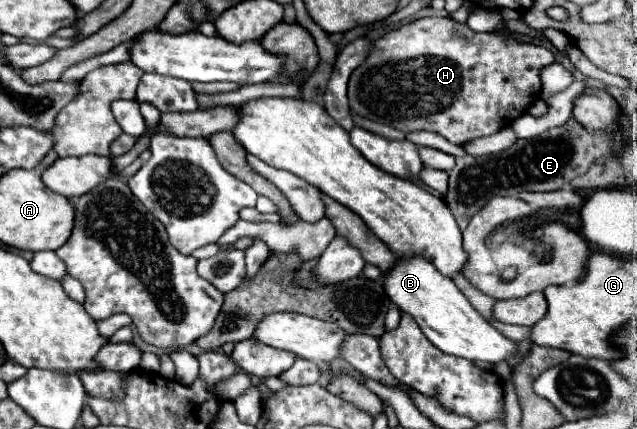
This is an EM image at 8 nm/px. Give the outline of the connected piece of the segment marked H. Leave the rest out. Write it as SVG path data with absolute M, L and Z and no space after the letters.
M449 16L447 18L419 18L419 20L413 20L405 26L399 26L397 30L389 30L387 34L383 34L381 38L377 38L373 42L373 48L371 52L367 54L365 62L361 66L357 66L349 78L349 108L353 114L361 116L361 118L367 118L367 120L375 120L375 122L383 122L383 124L389 124L393 128L399 128L403 132L415 132L415 130L431 130L431 132L437 132L441 136L445 136L449 142L453 144L459 144L463 146L465 142L469 140L475 140L475 138L481 138L481 136L489 136L489 134L495 134L497 130L505 128L507 124L511 124L515 118L519 118L521 114L525 114L525 110L539 98L539 92L541 92L541 80L539 80L539 72L543 66L555 62L555 56L553 52L549 52L547 48L543 46L535 46L535 44L523 44L523 42L517 42L513 36L501 36L497 32L487 32L487 34L479 34L479 32L473 32L471 28L467 28L467 24L459 24L455 20L451 20Z

